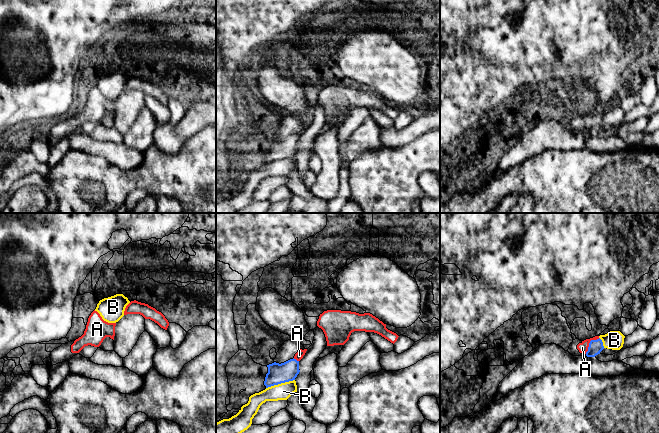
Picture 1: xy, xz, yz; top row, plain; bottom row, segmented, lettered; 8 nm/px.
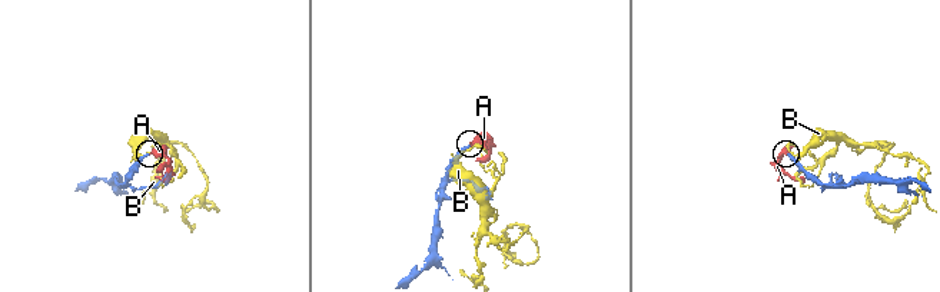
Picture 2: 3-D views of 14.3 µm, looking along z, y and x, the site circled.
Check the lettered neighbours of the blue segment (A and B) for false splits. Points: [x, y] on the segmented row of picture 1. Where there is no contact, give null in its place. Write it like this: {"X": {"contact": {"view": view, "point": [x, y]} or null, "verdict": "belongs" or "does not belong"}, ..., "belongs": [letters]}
{"A": {"contact": {"view": "yz", "point": [589, 343]}, "verdict": "belongs"}, "B": {"contact": {"view": "xz", "point": [280, 383]}, "verdict": "does not belong"}, "belongs": ["A"]}

